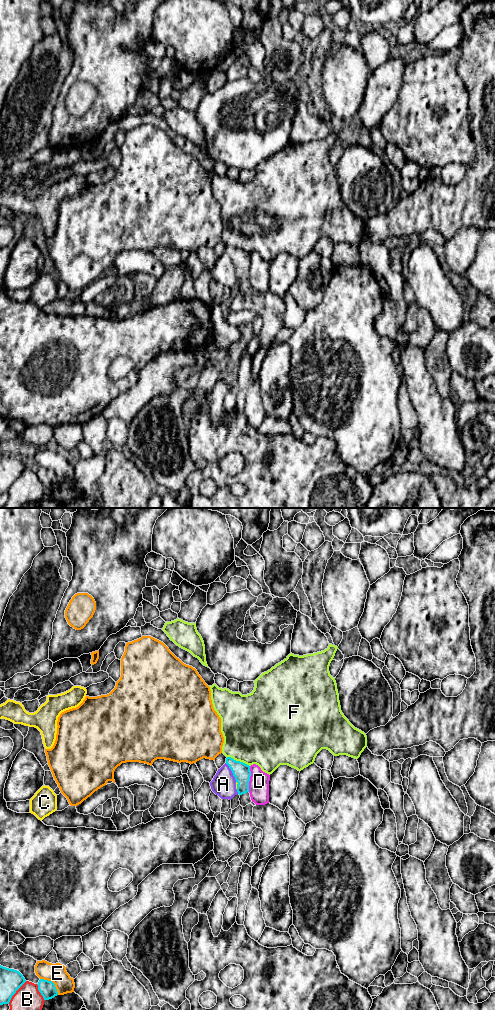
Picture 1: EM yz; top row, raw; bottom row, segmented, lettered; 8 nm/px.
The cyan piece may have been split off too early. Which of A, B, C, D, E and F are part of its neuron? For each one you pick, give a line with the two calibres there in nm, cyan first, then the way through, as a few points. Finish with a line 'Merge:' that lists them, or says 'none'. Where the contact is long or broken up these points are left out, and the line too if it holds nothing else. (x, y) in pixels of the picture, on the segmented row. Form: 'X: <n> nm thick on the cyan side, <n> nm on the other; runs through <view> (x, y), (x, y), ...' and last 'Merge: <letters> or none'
C: 140 nm thick on the cyan side, 20 nm on the other; runs through yz (241, 771), (241, 781), (237, 785), (236, 782)
Merge: C

